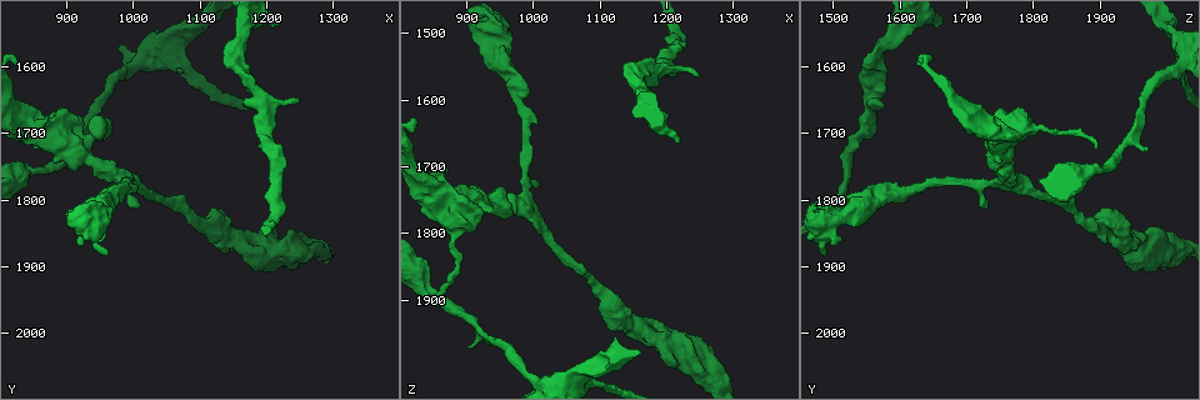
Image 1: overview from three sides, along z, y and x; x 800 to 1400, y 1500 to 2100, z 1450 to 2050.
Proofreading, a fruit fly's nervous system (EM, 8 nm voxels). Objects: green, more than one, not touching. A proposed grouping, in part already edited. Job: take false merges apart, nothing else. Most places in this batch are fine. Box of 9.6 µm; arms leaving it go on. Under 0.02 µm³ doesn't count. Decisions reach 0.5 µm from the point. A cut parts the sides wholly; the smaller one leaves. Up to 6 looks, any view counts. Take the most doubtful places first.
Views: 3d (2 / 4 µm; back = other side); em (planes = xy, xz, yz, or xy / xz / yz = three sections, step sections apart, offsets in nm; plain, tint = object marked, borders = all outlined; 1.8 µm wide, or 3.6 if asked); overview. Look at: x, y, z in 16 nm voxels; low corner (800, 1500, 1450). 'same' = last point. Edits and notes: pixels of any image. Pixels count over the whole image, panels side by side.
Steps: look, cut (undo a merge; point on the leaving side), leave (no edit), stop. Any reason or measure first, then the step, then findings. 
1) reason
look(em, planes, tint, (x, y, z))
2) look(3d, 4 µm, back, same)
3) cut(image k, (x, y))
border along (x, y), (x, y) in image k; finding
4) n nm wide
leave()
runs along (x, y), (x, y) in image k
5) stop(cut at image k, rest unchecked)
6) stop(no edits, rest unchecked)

thin neck
look(3d, 2 µm, (1190, 1860, 1965))

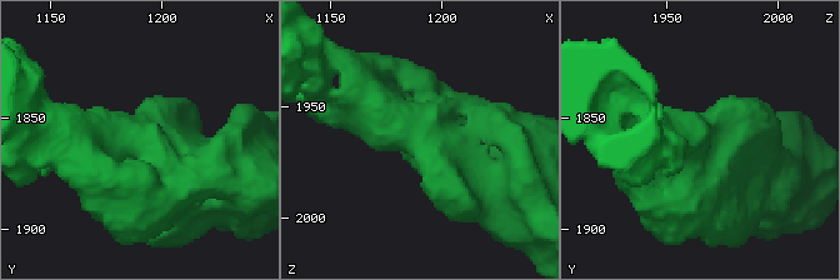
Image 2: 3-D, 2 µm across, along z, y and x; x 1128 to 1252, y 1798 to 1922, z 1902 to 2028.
need the tissue
look(em, planes, tint, (1188, 1862, 1963))

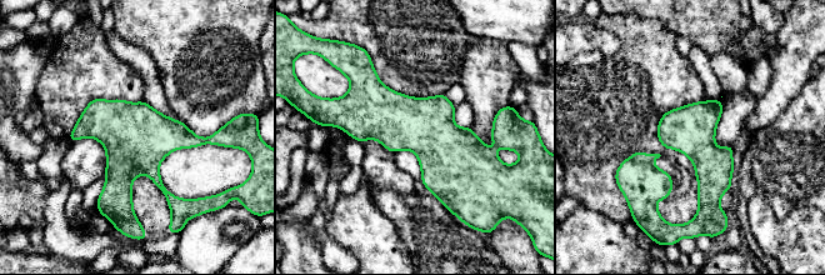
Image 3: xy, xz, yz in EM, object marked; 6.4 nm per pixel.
320 nm wide
leave()
continuous, no second neuron

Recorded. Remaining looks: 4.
calibre changes
look(3d, 4 µm, (895, 1705, 1765))

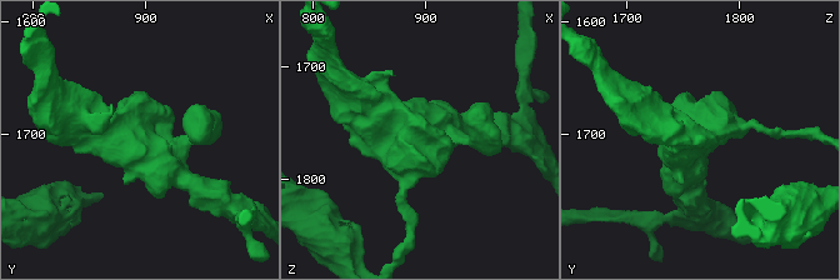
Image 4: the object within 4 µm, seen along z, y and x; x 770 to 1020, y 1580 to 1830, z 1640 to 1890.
look(em, planes, tint, (892, 1698, 1766))

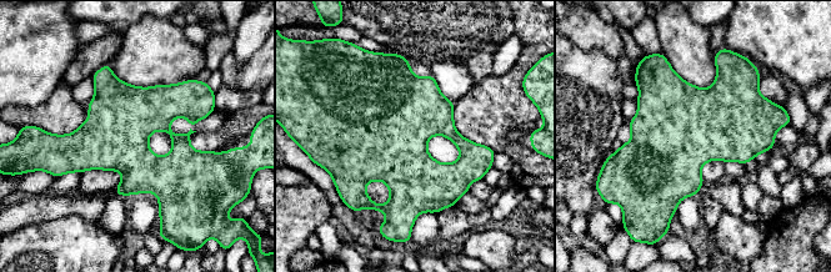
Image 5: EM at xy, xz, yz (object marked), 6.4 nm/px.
440 nm wide
leave()
continuous, no second neuron

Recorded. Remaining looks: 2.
look(3d, 2 µm, (970, 1800, 1570))

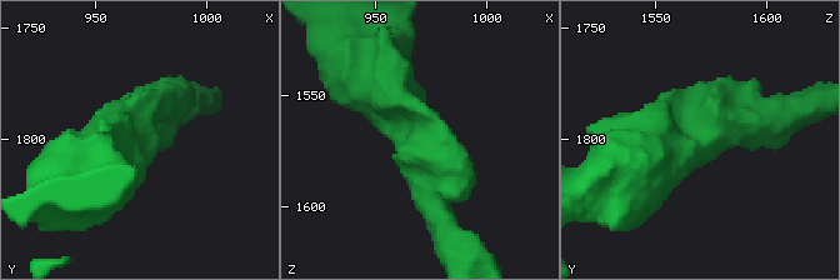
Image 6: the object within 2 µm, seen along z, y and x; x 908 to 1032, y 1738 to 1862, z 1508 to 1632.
arms of 240, 500 nm
look(em, planes, tint, (969, 1801, 1568))

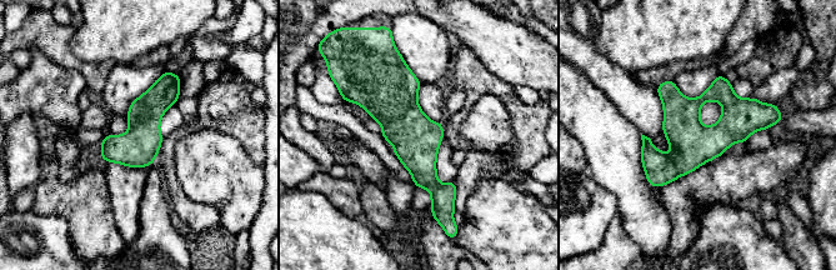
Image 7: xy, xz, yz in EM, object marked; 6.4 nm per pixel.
leave()
runs along (400, 65), (400, 116), (437, 210) in image 7; continuous, no second neuron

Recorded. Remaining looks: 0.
stop(no edits, rest unchecked)

